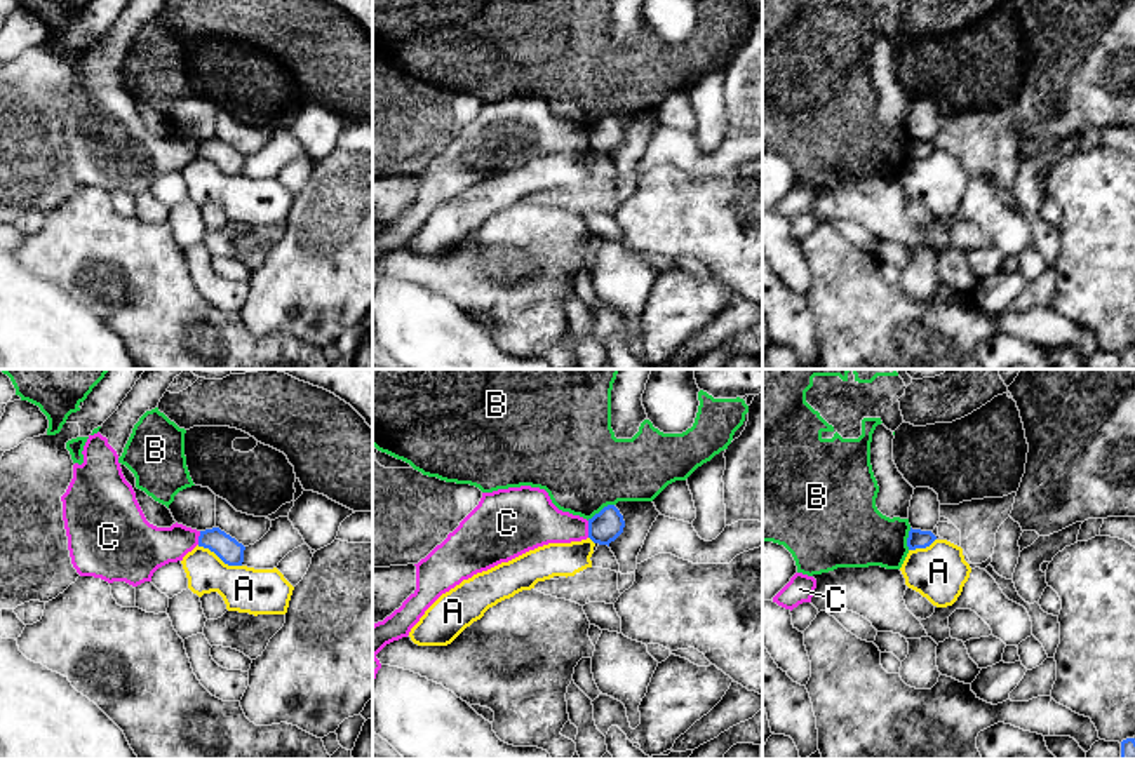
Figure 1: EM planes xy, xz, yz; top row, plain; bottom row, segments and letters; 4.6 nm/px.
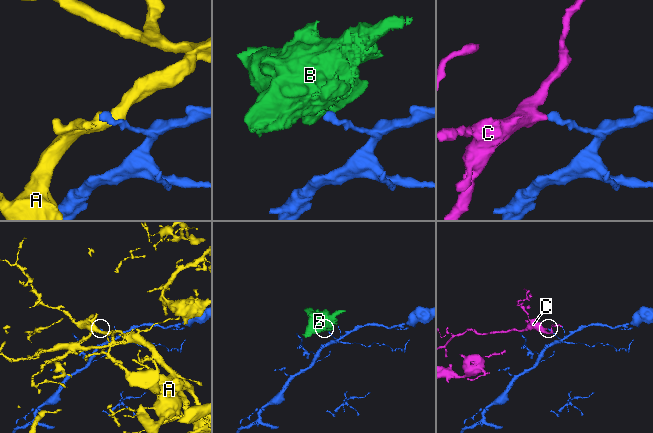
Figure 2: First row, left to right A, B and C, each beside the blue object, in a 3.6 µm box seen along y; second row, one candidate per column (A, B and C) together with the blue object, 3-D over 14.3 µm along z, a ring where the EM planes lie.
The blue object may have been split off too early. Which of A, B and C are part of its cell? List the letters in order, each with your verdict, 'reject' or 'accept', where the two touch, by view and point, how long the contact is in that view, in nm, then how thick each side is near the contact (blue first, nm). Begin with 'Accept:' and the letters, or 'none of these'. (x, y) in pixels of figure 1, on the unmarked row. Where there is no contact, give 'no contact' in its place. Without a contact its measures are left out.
Accept: none of these
A: reject; contact xy (220, 167); length 220 nm; calibres 110 and 220 nm
B: reject; contact xz (601, 120); length 150 nm; calibres 150 and 400 nm
C: reject; contact xz (589, 140); length 80 nm; calibres 150 and 220 nm

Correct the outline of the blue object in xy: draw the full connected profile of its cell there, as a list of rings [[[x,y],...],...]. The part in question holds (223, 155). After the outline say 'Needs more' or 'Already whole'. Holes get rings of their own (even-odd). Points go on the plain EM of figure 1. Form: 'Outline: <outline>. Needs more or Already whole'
Outline: [[[219,138],[200,141],[198,157],[209,158],[228,176],[242,176],[245,157]]]. Already whole

